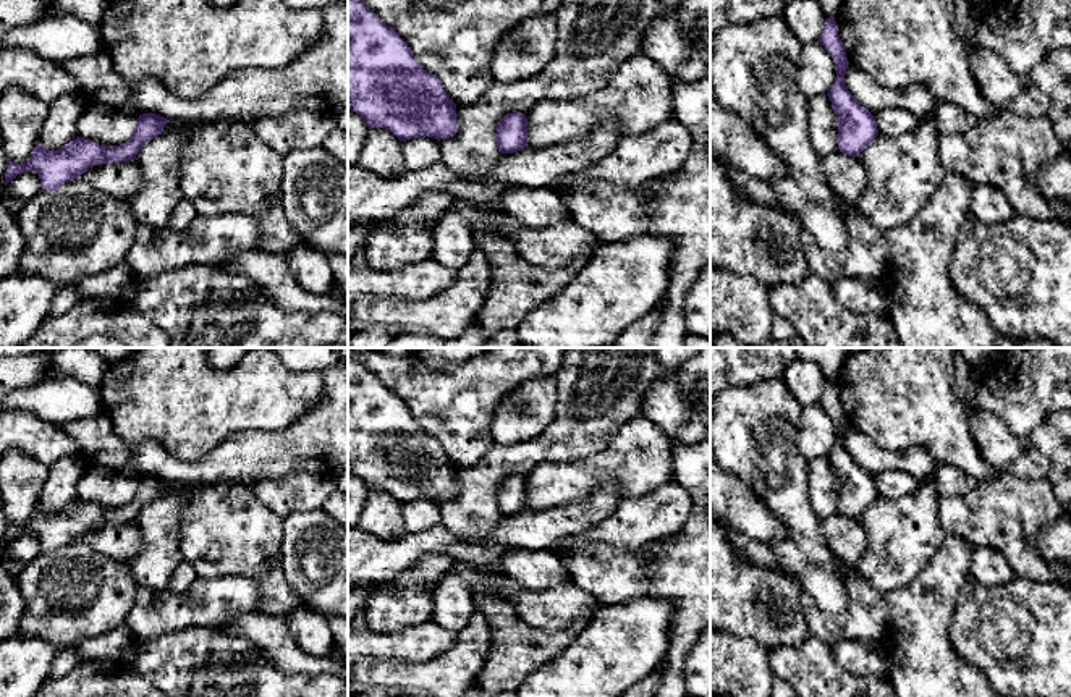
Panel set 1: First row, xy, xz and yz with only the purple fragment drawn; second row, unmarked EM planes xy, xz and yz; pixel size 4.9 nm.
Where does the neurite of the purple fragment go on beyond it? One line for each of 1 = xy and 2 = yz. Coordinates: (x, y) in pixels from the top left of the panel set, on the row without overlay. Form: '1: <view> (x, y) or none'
1: none
2: none

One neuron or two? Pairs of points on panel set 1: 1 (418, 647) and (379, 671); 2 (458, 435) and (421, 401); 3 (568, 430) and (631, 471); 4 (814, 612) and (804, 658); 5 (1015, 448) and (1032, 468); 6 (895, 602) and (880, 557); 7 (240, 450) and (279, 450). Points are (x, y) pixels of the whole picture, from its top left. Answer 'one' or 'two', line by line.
1: two
2: one
3: two
4: two
5: one
6: two
7: one

